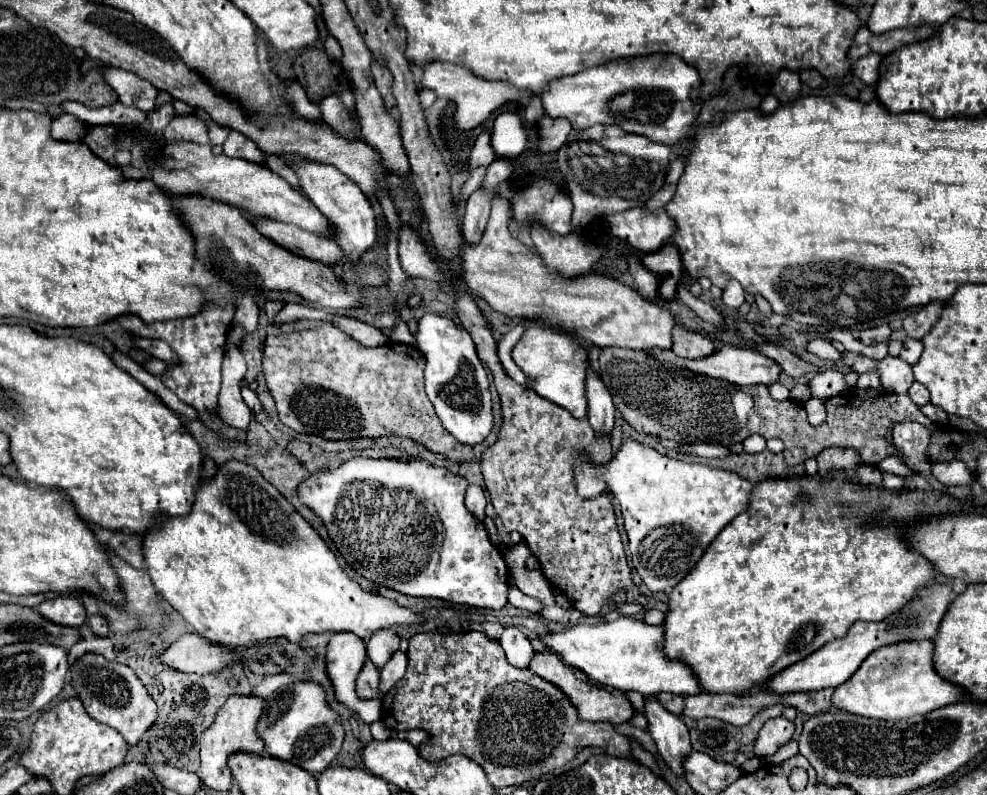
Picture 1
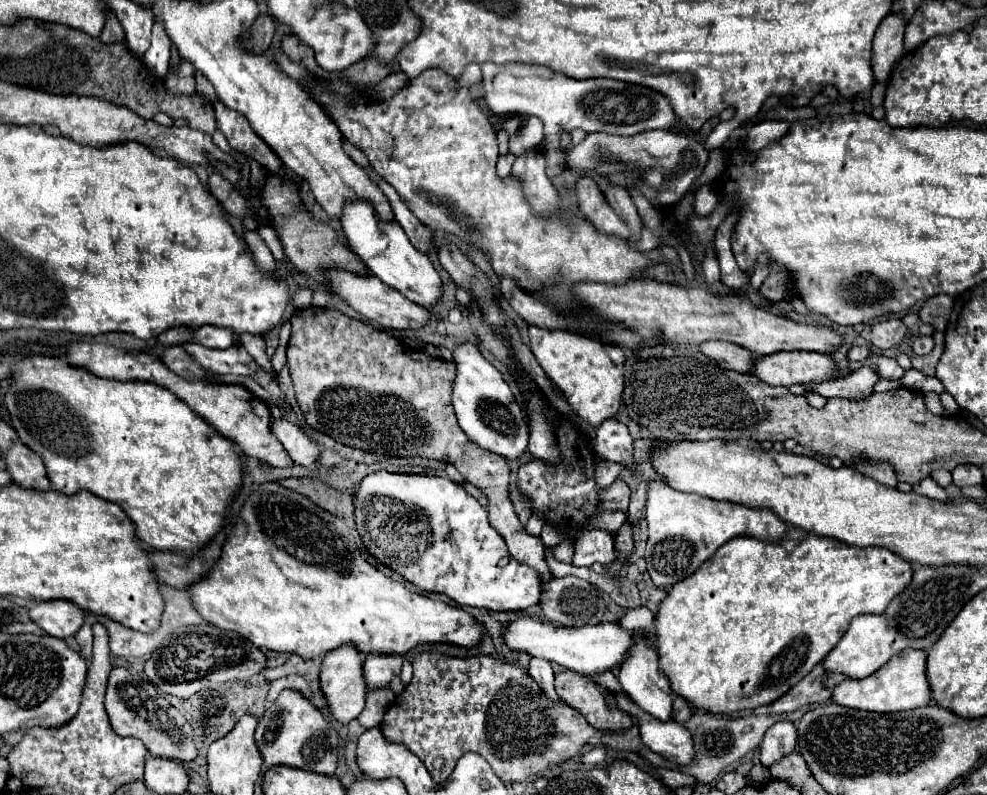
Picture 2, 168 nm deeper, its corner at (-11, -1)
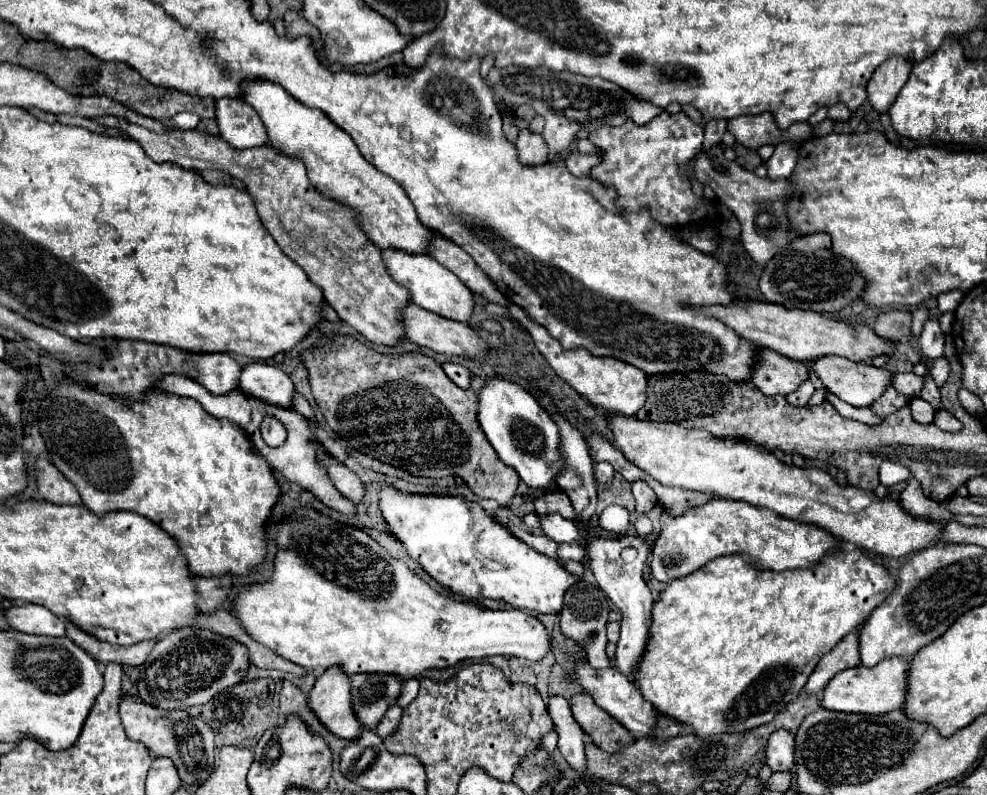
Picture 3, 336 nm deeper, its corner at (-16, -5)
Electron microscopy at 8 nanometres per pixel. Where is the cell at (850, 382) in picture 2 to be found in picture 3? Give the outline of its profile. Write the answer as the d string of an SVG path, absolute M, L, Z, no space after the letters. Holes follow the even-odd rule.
M890 387L890 389L872 405L872 411L884 419L884 417L888 417L890 413L898 411L900 407L910 405L910 401L912 401L912 399L910 399L908 395L902 395L902 393L898 393L894 387Z

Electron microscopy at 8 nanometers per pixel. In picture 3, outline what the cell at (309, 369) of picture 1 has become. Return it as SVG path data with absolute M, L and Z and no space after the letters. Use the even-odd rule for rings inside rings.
M322 335L320 341L322 345L304 353L302 361L310 371L310 387L316 403L322 409L328 427L338 433L340 439L348 441L364 455L400 467L416 477L440 479L458 475L478 497L488 497L500 505L508 505L508 501L516 495L520 479L516 471L512 471L512 467L508 467L496 451L492 451L488 439L484 439L484 431L480 431L480 423L476 423L476 391L460 389L448 379L440 363L420 353L388 357L368 349L354 337L340 335L332 339Z

